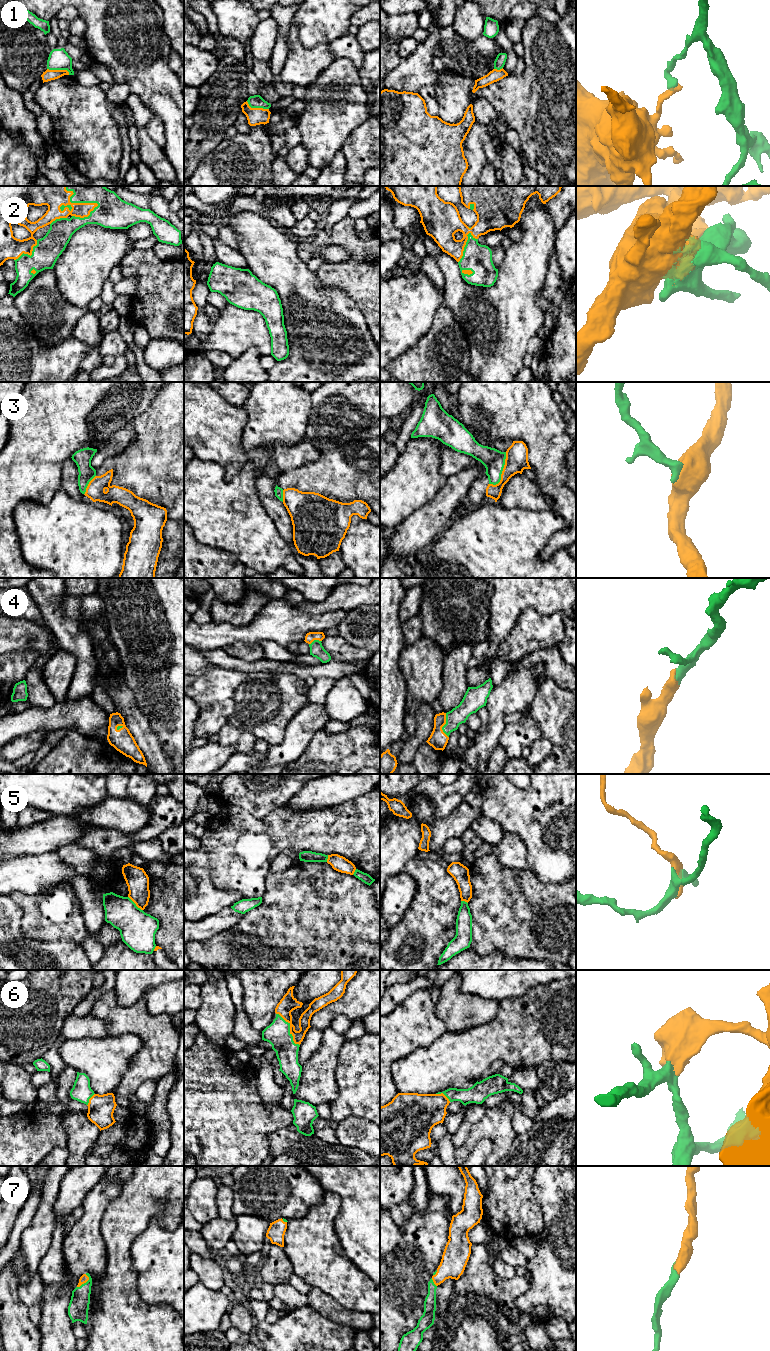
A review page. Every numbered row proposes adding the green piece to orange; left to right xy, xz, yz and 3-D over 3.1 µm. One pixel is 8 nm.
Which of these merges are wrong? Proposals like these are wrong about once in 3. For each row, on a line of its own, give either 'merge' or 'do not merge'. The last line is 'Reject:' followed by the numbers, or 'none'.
1: do not merge
2: merge
3: merge
4: merge
5: do not merge
6: merge
7: merge
Reject: 1, 5

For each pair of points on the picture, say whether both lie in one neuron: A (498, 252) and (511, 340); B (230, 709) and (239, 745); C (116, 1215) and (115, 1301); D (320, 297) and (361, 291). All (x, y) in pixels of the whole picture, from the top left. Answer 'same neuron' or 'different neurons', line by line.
A: different neurons
B: different neurons
C: same neuron
D: different neurons

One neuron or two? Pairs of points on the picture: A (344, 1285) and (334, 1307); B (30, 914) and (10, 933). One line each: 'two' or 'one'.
A: two
B: two

